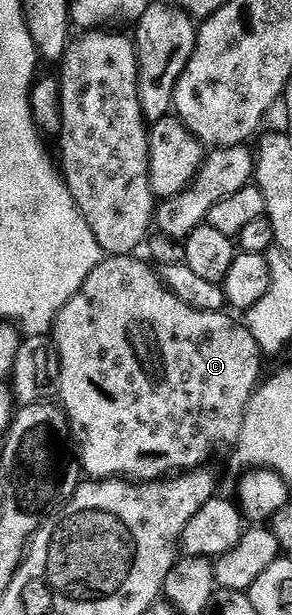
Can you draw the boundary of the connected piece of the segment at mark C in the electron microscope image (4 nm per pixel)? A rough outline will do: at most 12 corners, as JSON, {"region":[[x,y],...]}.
{"region":[[134,254],[60,310],[82,471],[149,482],[233,445],[241,319]]}

